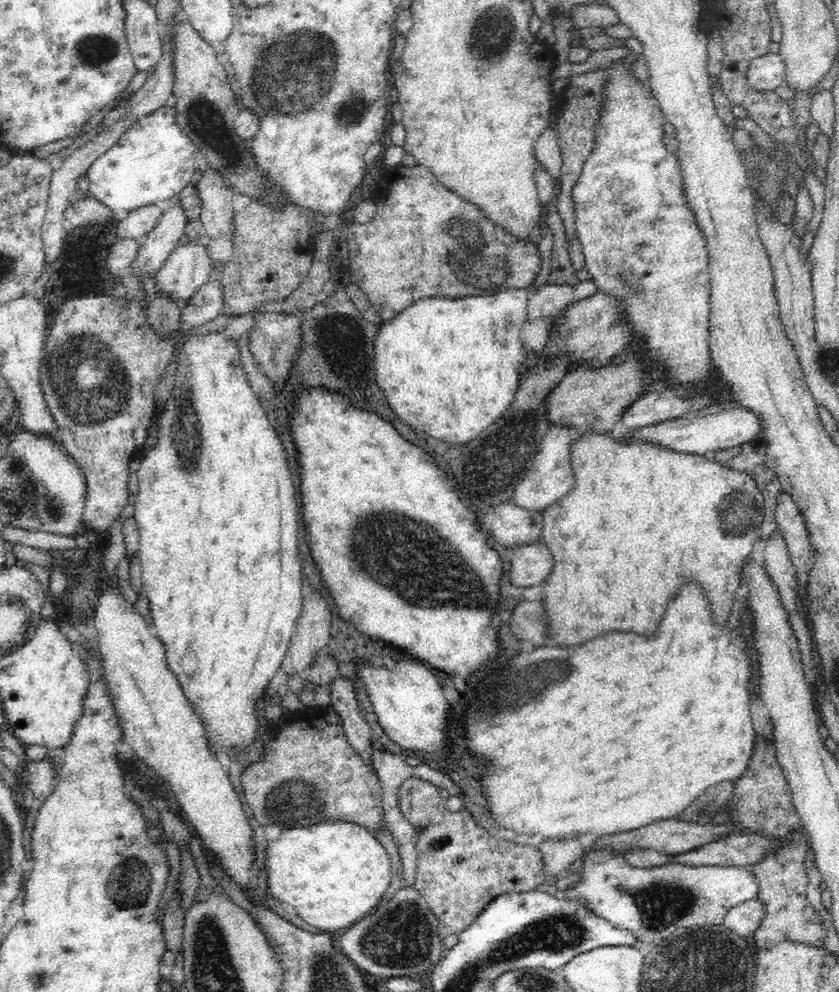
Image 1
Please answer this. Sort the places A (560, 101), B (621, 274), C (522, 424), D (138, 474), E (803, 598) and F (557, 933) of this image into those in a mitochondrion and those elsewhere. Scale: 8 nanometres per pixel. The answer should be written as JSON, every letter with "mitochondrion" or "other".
{"A":"other","B":"mitochondrion","C":"mitochondrion","D":"other","E":"other","F":"mitochondrion"}

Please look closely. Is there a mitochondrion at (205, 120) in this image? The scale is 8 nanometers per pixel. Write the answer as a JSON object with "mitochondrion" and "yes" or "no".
{"mitochondrion":"yes"}

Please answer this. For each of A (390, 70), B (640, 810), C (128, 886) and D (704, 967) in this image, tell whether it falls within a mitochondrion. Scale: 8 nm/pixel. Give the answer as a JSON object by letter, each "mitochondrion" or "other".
{"A":"other","B":"other","C":"mitochondrion","D":"mitochondrion"}

